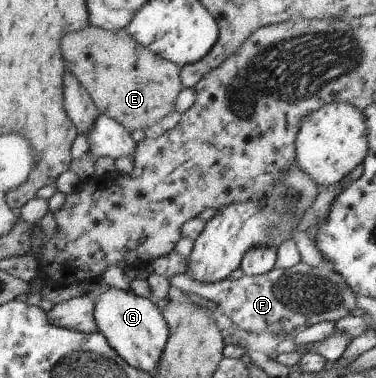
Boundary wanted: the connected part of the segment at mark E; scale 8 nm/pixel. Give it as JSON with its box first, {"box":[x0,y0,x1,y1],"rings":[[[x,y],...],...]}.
{"box":[60,24,184,132],"rings":[[[89,24],[84,27],[82,32],[66,34],[62,38],[60,50],[62,50],[62,58],[66,60],[68,73],[71,73],[75,80],[84,87],[100,114],[119,122],[129,132],[146,130],[150,126],[159,128],[158,122],[174,111],[176,98],[184,88],[180,66],[154,54],[149,48],[136,42],[132,35],[126,34],[122,29],[109,31]]]}

